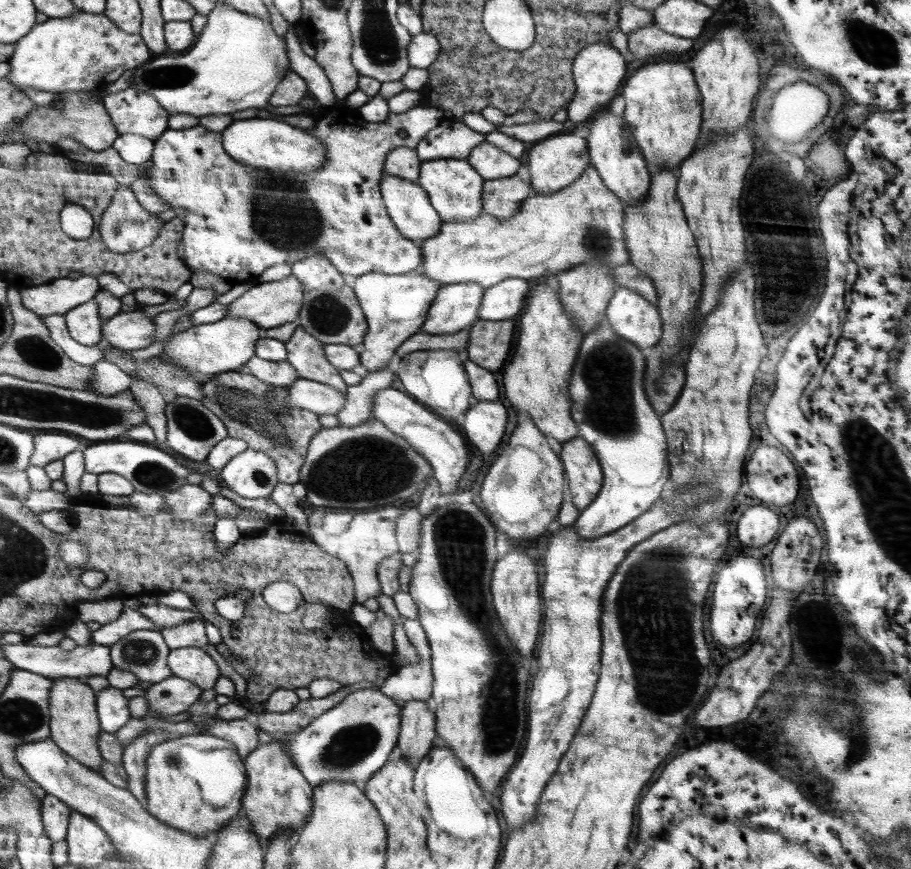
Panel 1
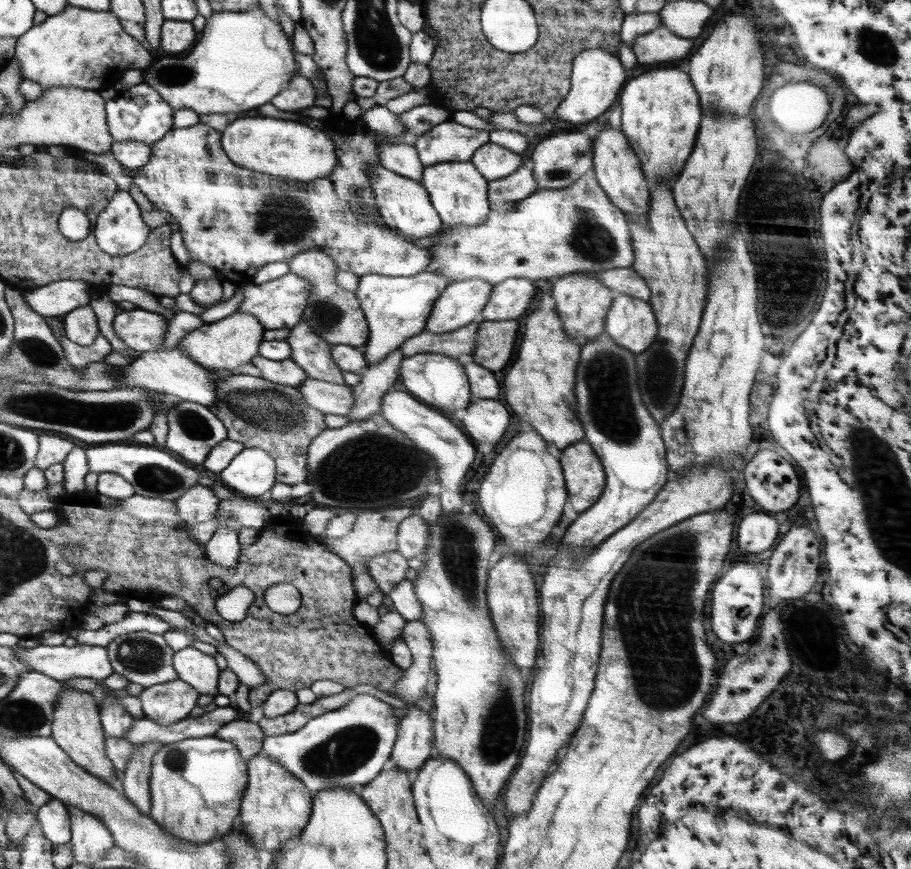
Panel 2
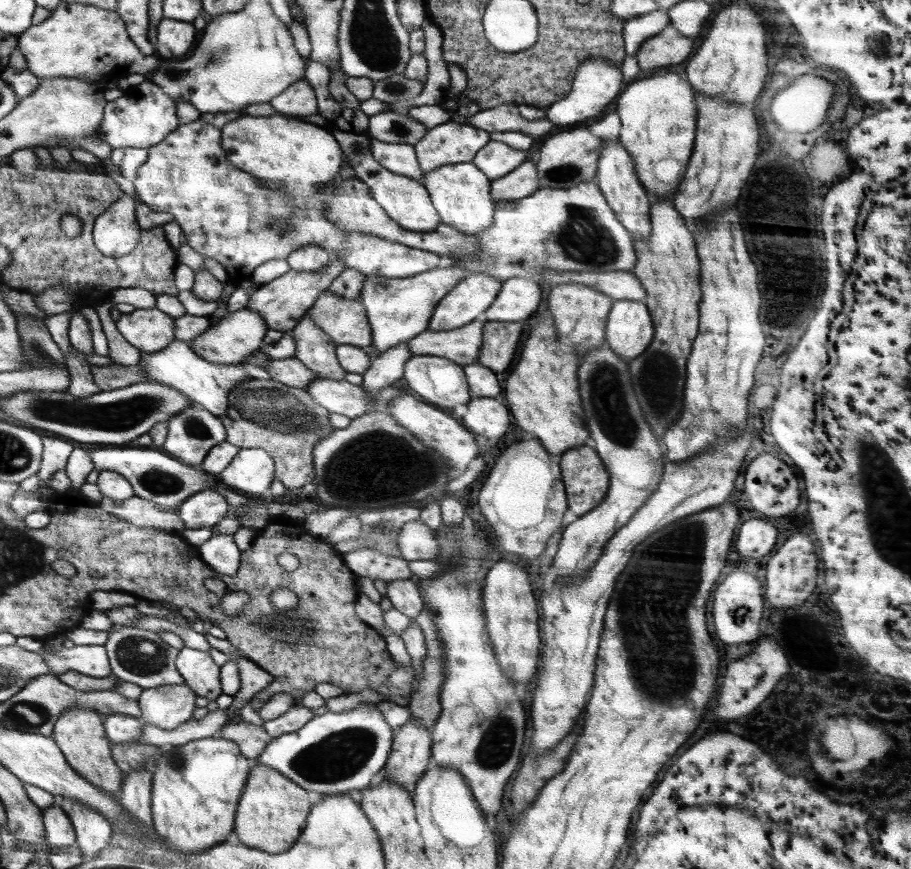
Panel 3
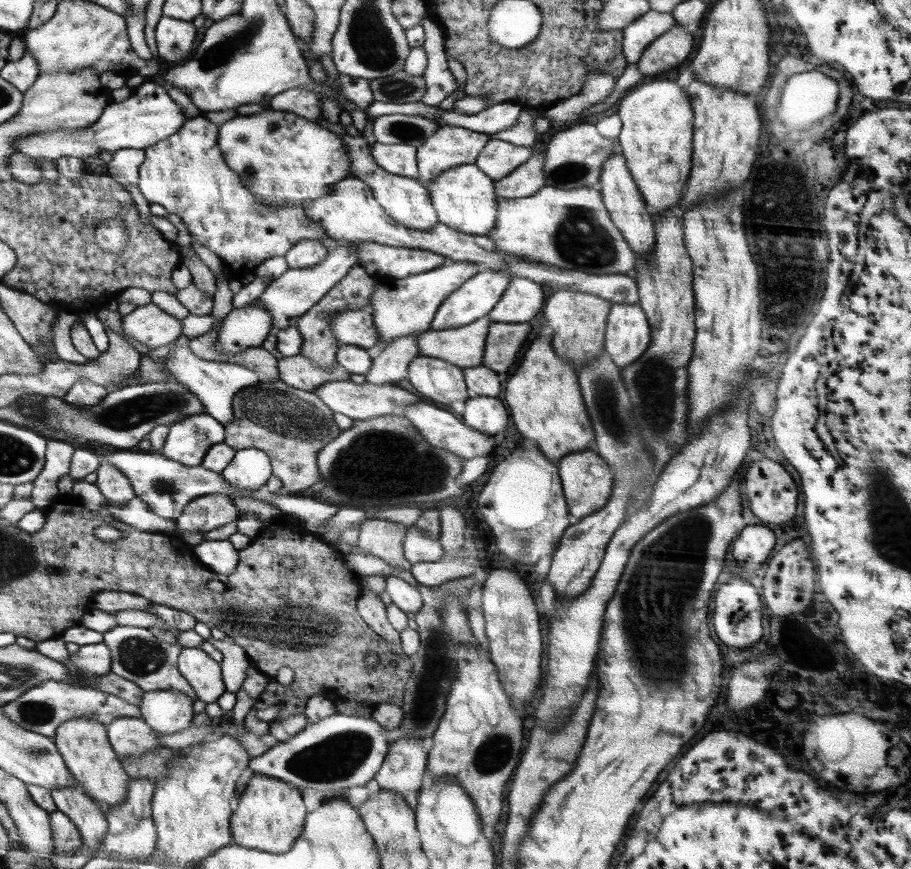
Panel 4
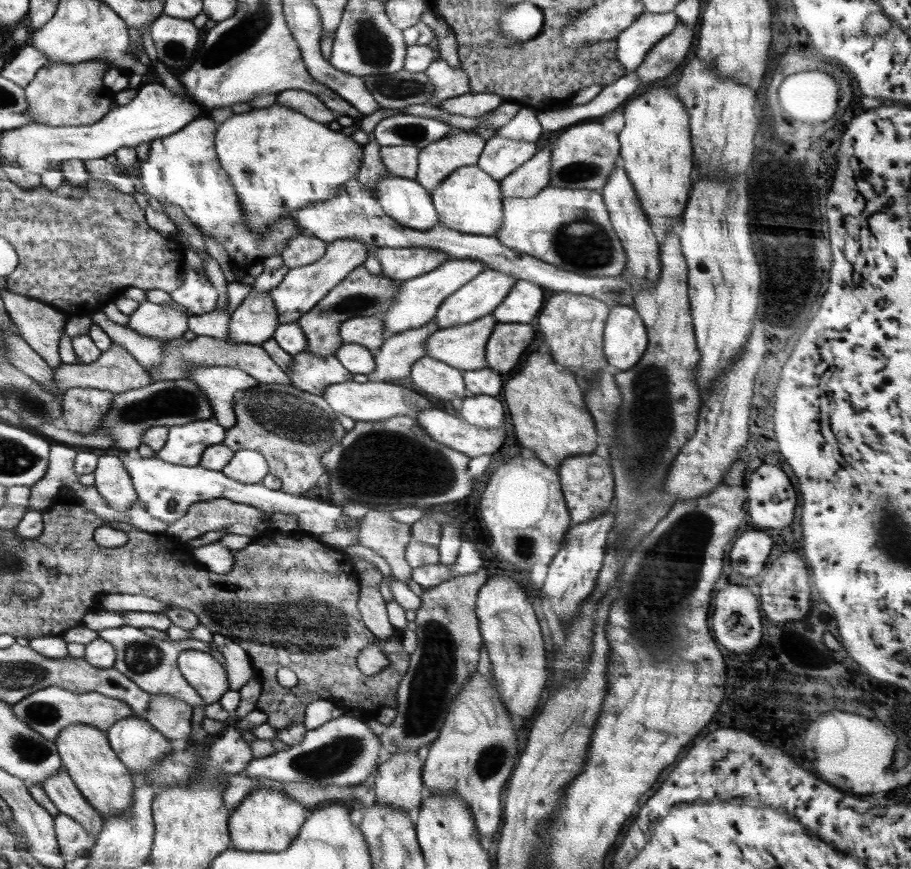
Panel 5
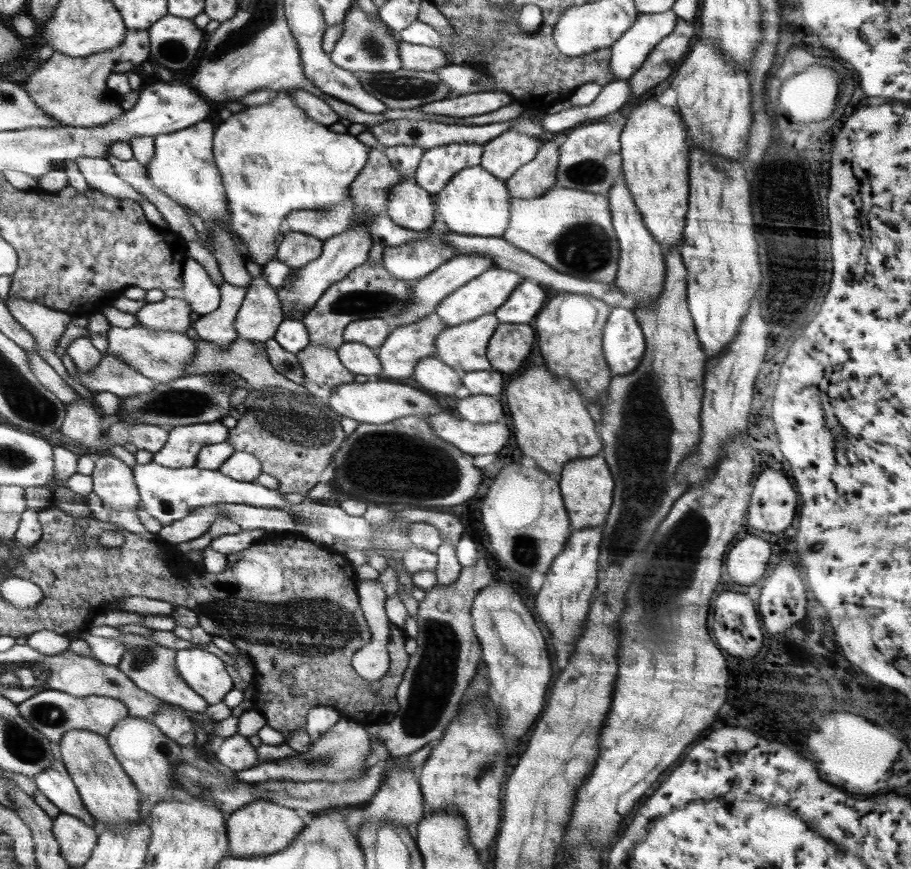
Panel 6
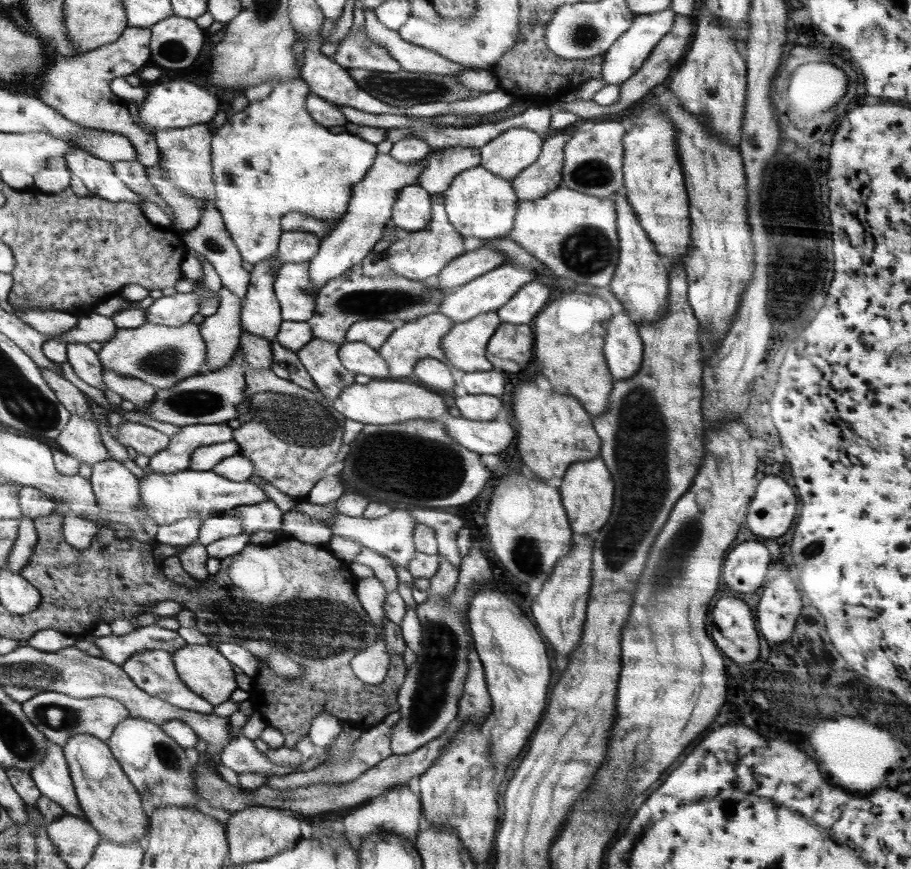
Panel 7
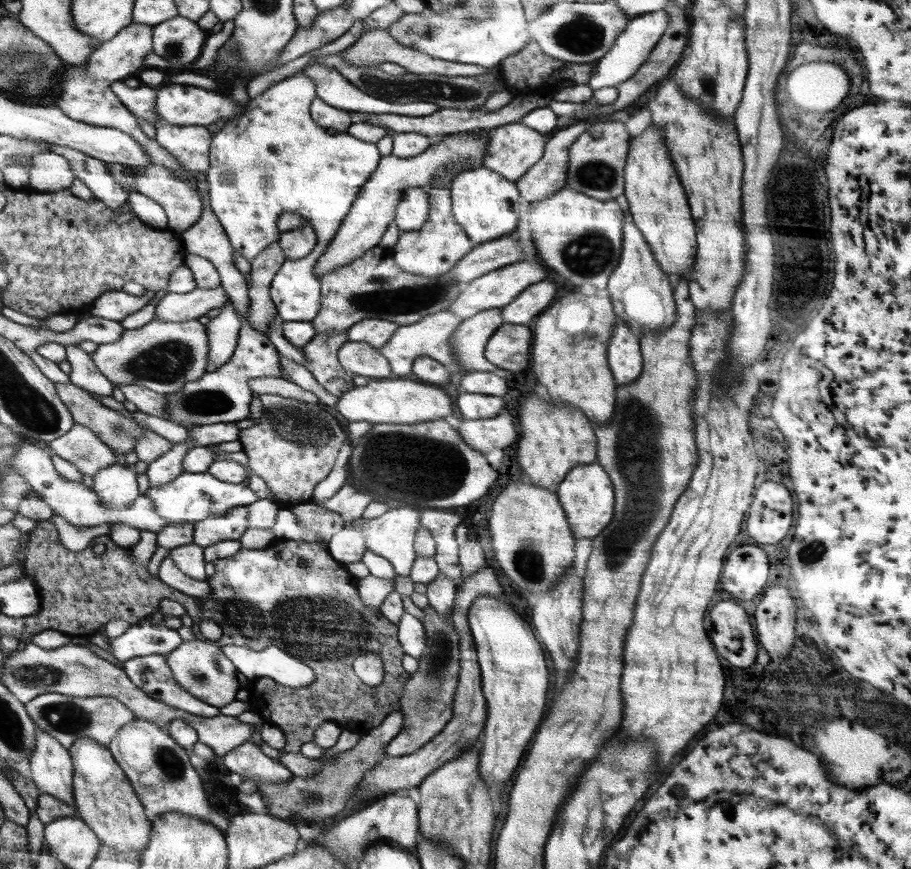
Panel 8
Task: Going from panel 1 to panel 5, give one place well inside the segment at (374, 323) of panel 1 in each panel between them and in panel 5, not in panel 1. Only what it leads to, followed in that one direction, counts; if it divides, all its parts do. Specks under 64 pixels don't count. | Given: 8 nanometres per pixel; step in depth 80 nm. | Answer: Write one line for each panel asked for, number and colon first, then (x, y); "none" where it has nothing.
2: (396, 308)
3: (397, 309)
4: (401, 307)
5: (417, 300)

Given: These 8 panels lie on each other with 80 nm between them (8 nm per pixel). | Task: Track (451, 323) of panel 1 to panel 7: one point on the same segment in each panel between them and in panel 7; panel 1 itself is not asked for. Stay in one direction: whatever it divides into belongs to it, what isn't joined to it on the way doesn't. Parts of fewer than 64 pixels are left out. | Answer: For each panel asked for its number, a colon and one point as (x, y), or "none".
2: (463, 300)
3: (473, 295)
4: (477, 296)
5: (480, 296)
6: (487, 292)
7: (493, 289)

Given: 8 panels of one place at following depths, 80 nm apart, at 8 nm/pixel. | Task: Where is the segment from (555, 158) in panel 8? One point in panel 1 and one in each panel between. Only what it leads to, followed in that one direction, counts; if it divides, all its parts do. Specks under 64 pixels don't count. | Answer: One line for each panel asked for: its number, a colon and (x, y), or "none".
1: (502, 198)
2: (503, 194)
3: (523, 181)
4: (524, 181)
5: (528, 180)
6: (534, 179)
7: (539, 179)

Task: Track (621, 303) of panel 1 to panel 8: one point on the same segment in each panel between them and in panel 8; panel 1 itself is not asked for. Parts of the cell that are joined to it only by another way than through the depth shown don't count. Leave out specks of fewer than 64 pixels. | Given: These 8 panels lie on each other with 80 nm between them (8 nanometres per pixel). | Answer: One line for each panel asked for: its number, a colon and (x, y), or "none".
2: (631, 322)
3: (629, 330)
4: (627, 335)
5: (625, 339)
6: (624, 343)
7: (623, 348)
8: (625, 359)

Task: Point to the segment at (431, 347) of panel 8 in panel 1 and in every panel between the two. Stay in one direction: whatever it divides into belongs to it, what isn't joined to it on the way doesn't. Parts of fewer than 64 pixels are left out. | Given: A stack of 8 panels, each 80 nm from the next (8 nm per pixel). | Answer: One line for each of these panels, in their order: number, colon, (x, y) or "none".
1: (356, 410)
2: (376, 379)
3: (386, 368)
4: (392, 364)
5: (398, 353)
6: (406, 345)
7: (412, 341)

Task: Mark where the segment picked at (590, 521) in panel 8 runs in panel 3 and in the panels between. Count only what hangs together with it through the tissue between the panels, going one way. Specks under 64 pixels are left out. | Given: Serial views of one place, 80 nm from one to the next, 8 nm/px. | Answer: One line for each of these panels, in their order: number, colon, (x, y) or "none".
3: (586, 480)
4: (587, 479)
5: (587, 481)
6: (586, 484)
7: (587, 490)

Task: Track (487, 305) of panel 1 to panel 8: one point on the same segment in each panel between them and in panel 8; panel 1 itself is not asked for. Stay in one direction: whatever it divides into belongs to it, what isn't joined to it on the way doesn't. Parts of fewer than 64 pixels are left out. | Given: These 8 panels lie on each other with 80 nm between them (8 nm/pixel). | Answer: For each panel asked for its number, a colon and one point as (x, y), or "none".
2: (510, 299)
3: (519, 297)
4: (522, 300)
5: (523, 302)
6: (526, 300)
7: (524, 306)
8: (534, 299)

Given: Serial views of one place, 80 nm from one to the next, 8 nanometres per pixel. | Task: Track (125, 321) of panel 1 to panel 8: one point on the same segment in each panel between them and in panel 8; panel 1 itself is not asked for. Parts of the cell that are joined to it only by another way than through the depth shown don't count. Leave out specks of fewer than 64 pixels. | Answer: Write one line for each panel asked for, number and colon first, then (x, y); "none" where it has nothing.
2: (141, 330)
3: (150, 330)
4: (148, 324)
5: (165, 322)
6: (173, 314)
7: (175, 310)
8: (172, 307)

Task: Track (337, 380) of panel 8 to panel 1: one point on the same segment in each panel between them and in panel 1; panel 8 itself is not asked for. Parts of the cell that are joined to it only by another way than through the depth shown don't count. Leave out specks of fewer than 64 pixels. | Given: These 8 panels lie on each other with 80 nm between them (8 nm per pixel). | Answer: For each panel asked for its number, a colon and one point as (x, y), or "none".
1: (278, 374)
2: (286, 372)
3: (292, 371)
4: (299, 371)
5: (312, 373)
6: (323, 372)
7: (320, 358)

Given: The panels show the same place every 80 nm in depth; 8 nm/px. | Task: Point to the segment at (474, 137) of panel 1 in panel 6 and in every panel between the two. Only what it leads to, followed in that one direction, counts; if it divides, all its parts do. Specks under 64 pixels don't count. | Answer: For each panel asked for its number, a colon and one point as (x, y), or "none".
2: (447, 142)
3: (449, 143)
4: (450, 146)
5: (436, 161)
6: (438, 164)

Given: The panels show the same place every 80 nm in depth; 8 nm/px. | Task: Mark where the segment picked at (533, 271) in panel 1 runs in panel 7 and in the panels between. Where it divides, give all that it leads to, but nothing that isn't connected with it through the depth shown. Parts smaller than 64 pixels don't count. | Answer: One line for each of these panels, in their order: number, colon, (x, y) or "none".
2: (552, 232)
3: (574, 229)
4: (571, 229)
5: (571, 229)
6: (572, 231)
7: (575, 235)

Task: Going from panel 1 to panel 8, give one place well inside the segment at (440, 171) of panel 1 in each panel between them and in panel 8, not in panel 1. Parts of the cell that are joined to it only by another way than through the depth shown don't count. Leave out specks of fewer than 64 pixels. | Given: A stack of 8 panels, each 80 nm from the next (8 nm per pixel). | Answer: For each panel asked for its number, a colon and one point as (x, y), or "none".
2: (457, 190)
3: (460, 192)
4: (463, 196)
5: (468, 200)
6: (474, 202)
7: (478, 203)
8: (485, 204)

